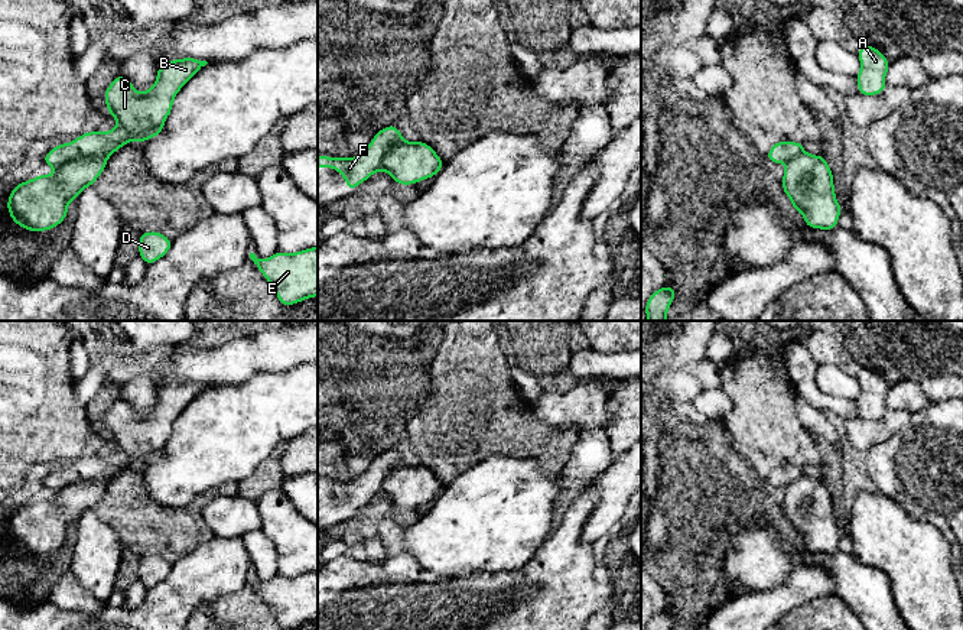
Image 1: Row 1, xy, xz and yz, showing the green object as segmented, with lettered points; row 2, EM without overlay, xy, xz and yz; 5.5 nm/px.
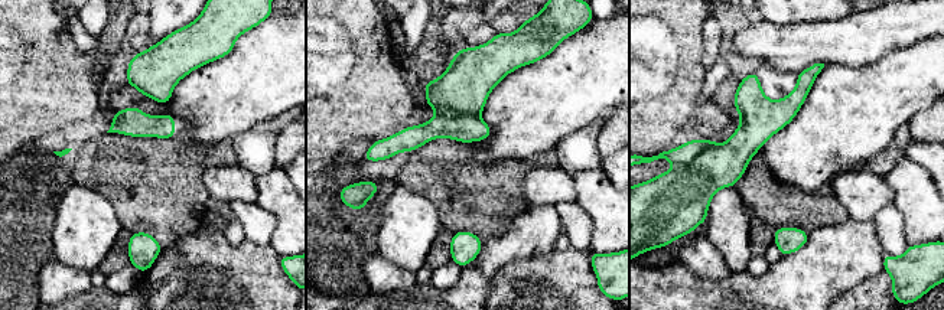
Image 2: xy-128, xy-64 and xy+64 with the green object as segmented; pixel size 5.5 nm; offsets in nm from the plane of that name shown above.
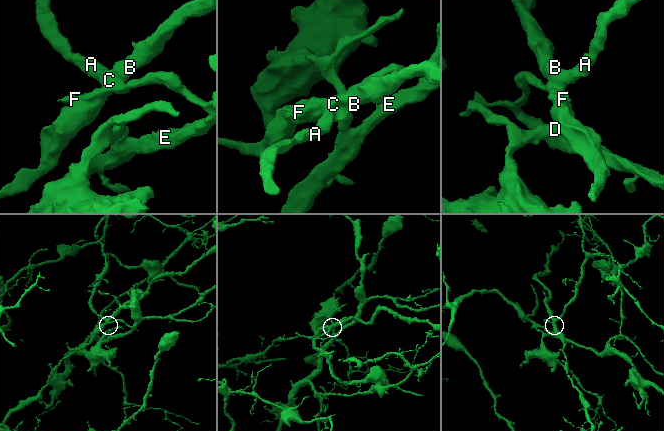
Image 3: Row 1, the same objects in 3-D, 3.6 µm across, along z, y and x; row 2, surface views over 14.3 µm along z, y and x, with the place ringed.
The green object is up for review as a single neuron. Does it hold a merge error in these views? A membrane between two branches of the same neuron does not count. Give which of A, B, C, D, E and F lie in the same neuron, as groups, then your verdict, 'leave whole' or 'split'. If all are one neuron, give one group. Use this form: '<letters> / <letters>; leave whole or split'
A B C / D E F; split

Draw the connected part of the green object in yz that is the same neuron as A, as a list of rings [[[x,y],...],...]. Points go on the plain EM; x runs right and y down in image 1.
[[[860,367],[859,370],[860,394],[855,400],[860,419],[878,419],[885,412],[885,399],[889,393],[889,386],[885,379],[871,368]]]

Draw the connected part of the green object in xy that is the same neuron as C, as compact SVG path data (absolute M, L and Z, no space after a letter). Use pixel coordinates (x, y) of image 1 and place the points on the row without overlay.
M195 381L172 383L157 392L154 409L143 416L137 416L124 399L114 402L104 418L108 438L117 444L118 451L134 458L163 449L172 435L176 418L206 387L206 384Z

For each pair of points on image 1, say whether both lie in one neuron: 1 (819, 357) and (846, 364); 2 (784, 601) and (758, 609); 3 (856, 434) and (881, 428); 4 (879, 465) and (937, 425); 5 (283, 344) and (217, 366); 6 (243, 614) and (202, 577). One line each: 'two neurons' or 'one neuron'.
1: one neuron
2: one neuron
3: one neuron
4: one neuron
5: one neuron
6: two neurons

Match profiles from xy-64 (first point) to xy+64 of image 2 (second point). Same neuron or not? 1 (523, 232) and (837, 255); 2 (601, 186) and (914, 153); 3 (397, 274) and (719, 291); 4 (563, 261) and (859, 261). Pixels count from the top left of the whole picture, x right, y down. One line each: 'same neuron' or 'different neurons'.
1: same neuron
2: different neurons
3: different neurons
4: different neurons

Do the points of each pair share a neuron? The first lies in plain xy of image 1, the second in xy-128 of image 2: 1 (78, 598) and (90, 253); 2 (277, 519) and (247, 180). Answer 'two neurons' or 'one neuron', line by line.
1: two neurons
2: two neurons

